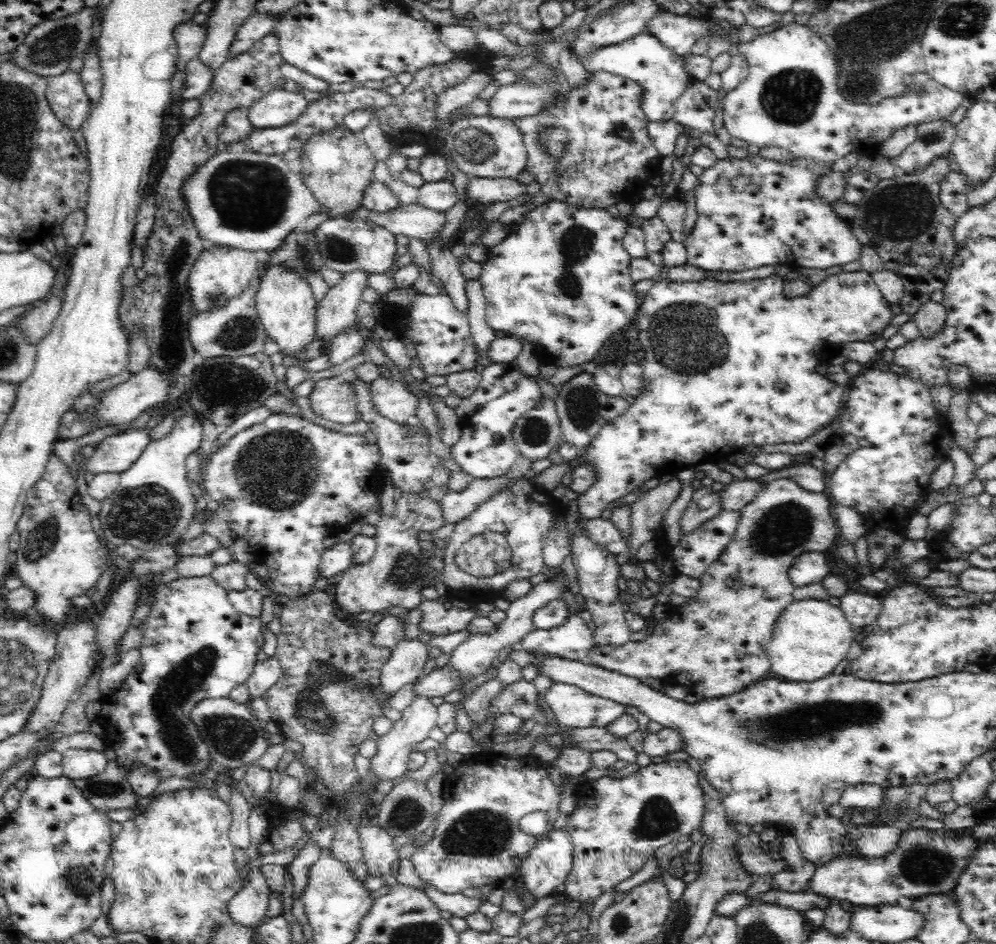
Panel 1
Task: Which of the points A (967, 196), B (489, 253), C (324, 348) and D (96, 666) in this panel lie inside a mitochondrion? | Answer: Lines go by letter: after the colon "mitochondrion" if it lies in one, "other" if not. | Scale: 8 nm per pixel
A: other
B: other
C: other
D: other

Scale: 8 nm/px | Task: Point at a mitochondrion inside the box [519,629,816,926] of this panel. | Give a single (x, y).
(658, 818)

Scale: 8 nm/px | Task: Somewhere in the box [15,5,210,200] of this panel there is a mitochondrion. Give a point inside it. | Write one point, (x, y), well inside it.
(57, 45)

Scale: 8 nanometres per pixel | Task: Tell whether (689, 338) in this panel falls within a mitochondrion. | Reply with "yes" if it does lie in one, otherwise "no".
yes

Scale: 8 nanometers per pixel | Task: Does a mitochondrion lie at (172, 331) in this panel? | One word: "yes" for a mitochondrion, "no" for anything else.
yes

